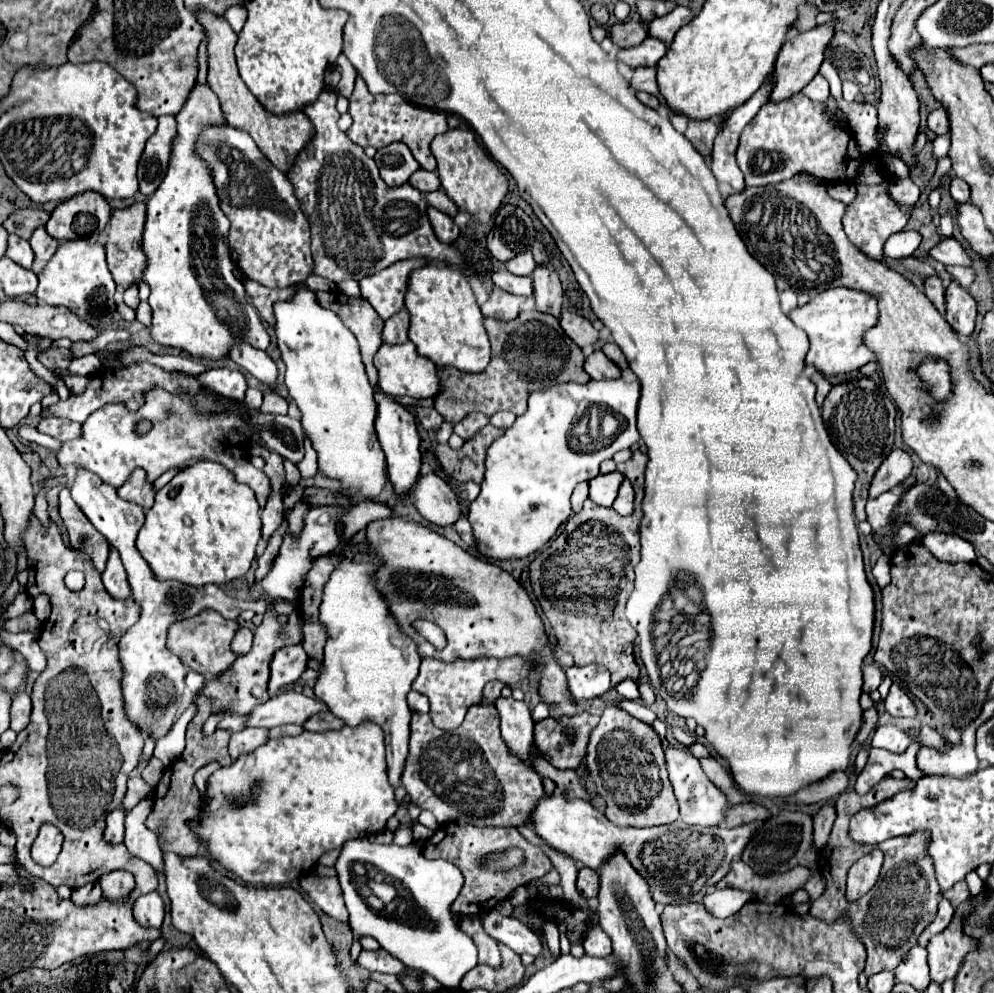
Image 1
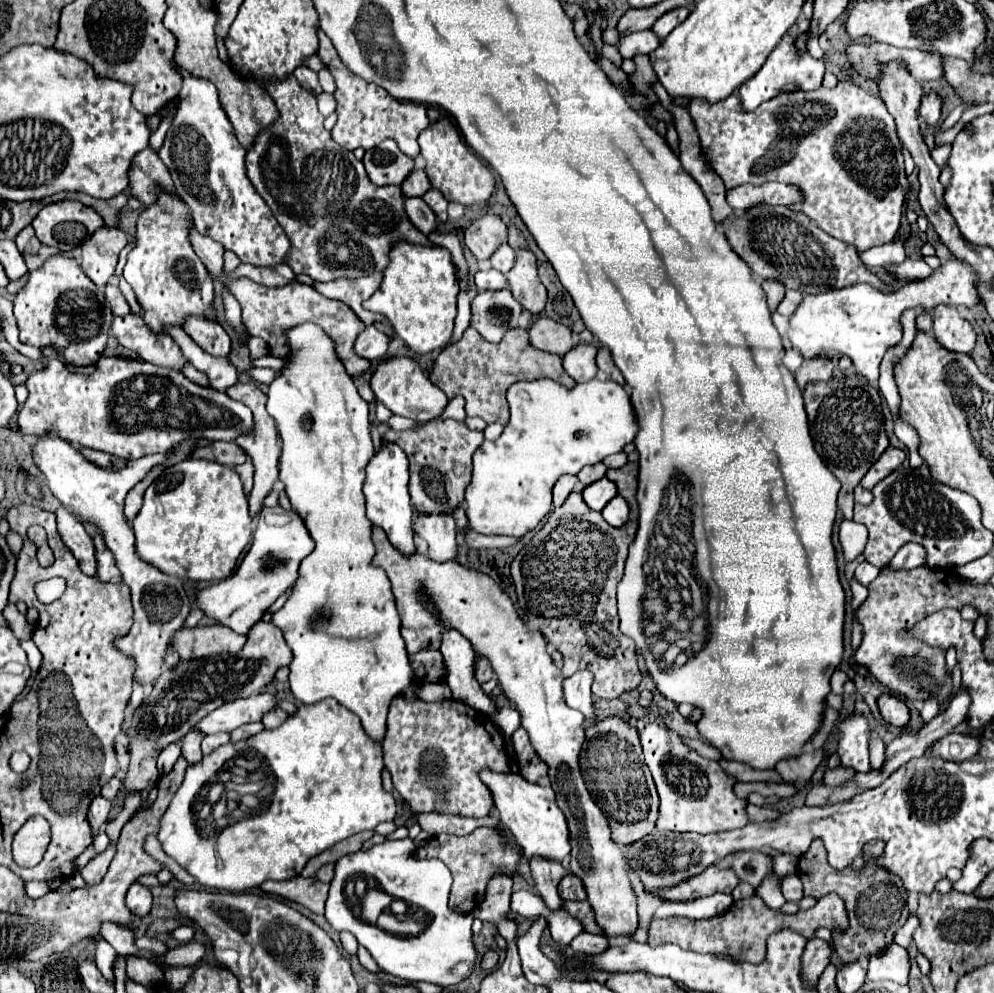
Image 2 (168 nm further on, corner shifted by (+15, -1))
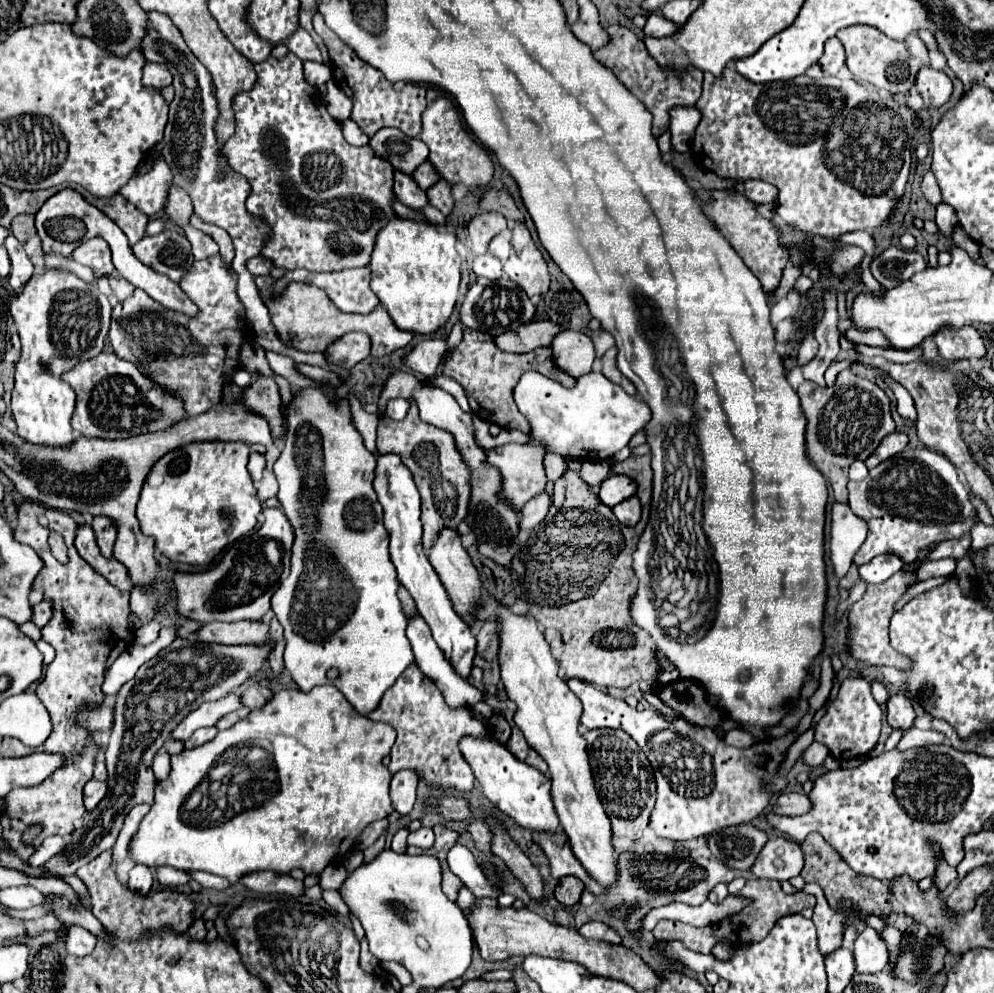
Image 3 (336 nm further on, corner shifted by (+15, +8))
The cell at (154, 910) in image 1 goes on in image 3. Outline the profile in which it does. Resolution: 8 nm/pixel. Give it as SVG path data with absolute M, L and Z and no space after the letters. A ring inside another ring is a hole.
M135 865L129 871L129 889L139 895L147 895L153 885L153 873L145 865Z

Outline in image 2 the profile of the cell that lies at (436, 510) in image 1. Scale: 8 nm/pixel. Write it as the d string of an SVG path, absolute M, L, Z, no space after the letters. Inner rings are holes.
M419 514L415 520L415 530L417 530L417 536L421 536L427 542L429 546L427 556L431 560L435 562L455 560L457 528L451 514L429 514L429 516Z

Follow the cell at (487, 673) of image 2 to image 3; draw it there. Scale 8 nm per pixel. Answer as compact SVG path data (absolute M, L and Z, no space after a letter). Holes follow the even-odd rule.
M485 621L485 625L477 633L477 653L483 659L493 661L493 659L497 659L497 649L499 649L497 625L495 625L495 621L489 621L489 623Z

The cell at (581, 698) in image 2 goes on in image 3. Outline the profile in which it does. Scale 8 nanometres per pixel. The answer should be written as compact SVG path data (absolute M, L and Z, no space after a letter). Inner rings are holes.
M825 657L821 663L821 681L815 695L809 699L811 711L801 719L801 725L795 733L785 735L781 739L765 739L755 743L749 749L727 747L721 737L709 727L691 727L683 719L667 719L655 709L637 711L629 707L623 699L615 699L605 695L597 687L581 681L569 679L569 689L581 699L583 703L583 717L581 723L587 729L609 727L609 729L625 729L647 753L651 767L655 771L657 781L657 803L651 813L651 827L659 837L671 841L689 841L701 835L713 833L721 827L749 823L755 819L771 801L773 793L781 791L787 783L785 777L777 777L777 769L785 759L787 747L809 729L813 713L823 707L831 689L833 689L833 667L831 659ZM773 783L771 793L765 793L763 787Z

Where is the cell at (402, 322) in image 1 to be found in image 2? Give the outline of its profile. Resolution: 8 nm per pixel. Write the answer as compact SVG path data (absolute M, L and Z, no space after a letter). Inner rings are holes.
M367 326L355 340L355 354L365 358L365 360L375 360L379 356L383 356L387 352L387 344L389 344L389 338L385 338L375 326Z

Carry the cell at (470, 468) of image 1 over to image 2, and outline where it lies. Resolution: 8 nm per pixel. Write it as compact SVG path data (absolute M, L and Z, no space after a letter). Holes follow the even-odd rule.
M437 420L403 432L387 430L383 434L383 442L401 446L409 458L409 492L419 514L451 514L457 506L463 504L465 488L471 482L471 456L483 440L483 432L469 430L463 422L457 420Z

